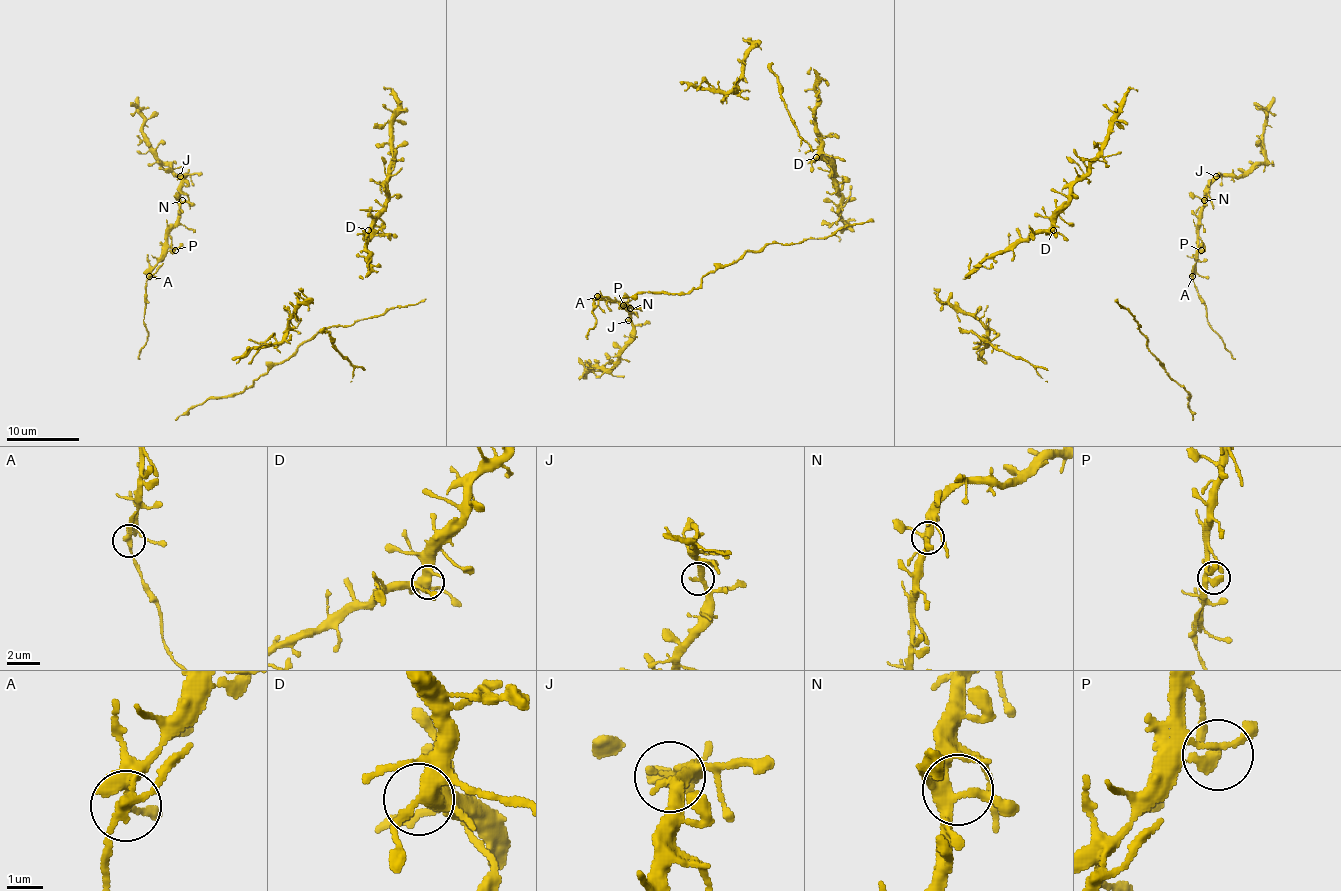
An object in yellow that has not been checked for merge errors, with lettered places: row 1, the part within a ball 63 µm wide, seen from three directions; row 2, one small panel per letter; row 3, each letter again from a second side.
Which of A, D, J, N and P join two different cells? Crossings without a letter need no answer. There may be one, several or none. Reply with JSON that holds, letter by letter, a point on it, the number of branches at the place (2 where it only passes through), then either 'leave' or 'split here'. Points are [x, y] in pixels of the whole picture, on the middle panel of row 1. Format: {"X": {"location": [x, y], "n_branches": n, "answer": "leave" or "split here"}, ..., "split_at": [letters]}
{"A": {"location": [597, 296], "n_branches": 2, "answer": "split here"}, "D": {"location": [816, 157], "n_branches": 4, "answer": "leave"}, "J": {"location": [628, 320], "n_branches": 2, "answer": "leave"}, "N": {"location": [630, 308], "n_branches": 4, "answer": "leave"}, "P": {"location": [623, 305], "n_branches": 2, "answer": "leave"}, "split_at": ["A"]}

